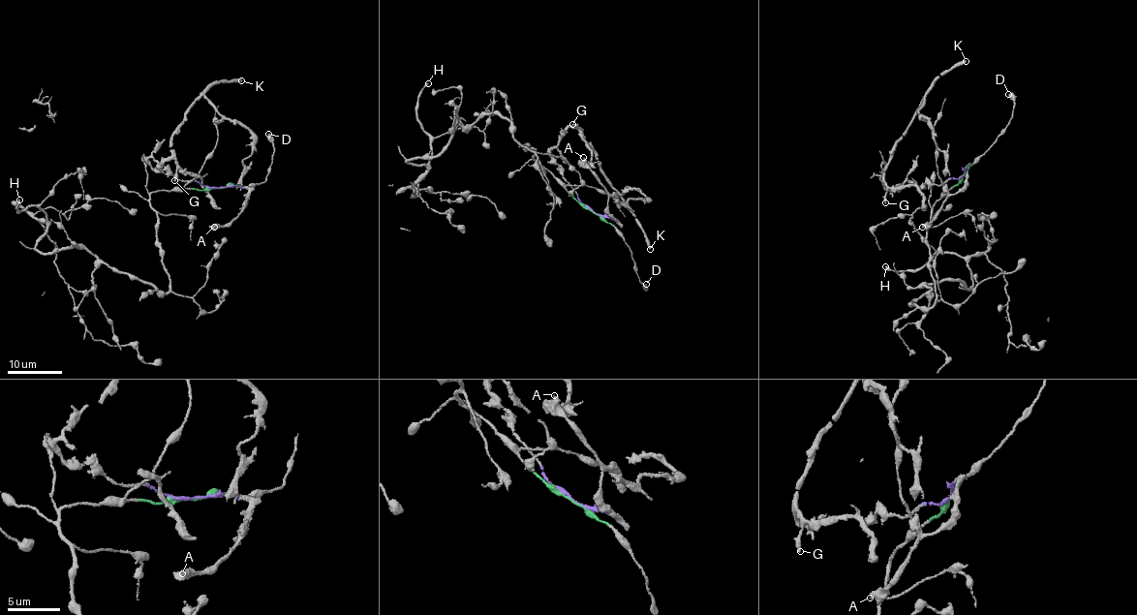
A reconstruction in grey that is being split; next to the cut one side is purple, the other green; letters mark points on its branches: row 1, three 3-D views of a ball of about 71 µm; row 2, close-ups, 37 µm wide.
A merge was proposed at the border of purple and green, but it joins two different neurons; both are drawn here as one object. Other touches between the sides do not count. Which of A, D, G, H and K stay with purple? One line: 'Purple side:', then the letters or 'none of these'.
Purple side: A, G, K

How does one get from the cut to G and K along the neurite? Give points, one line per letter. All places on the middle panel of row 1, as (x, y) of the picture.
G: (591, 210), (552, 157), (550, 150), (568, 128), (579, 130), (571, 125)
K: (591, 210), (552, 157), (550, 150), (569, 127), (583, 133), (606, 178), (636, 218), (649, 249)

